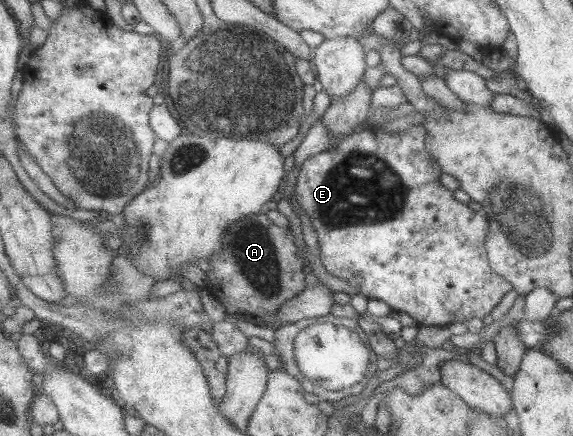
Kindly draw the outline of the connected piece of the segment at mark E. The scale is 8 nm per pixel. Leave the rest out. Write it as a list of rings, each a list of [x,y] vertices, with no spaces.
[[[374,123],[364,130],[353,131],[342,139],[334,149],[330,148],[324,152],[309,155],[308,159],[303,161],[295,183],[295,197],[297,203],[309,217],[316,232],[319,256],[327,273],[350,283],[354,274],[360,274],[360,278],[362,278],[360,294],[362,296],[382,301],[395,312],[408,314],[418,326],[439,325],[440,328],[443,328],[450,323],[464,323],[471,318],[481,319],[489,315],[502,297],[512,289],[512,286],[500,275],[493,273],[488,265],[485,235],[489,230],[489,221],[483,212],[475,212],[468,208],[466,204],[454,199],[452,191],[440,185],[441,170],[436,160],[425,150],[423,142],[425,135],[425,129],[420,124],[410,126],[407,130],[396,132],[396,134],[384,133]]]

